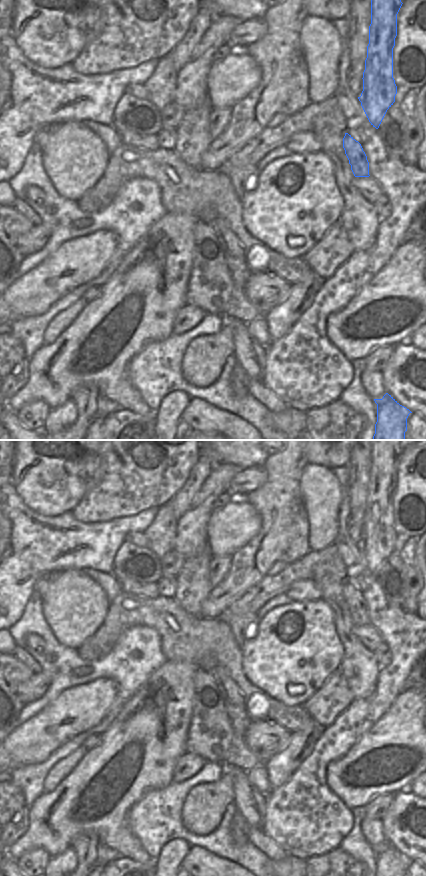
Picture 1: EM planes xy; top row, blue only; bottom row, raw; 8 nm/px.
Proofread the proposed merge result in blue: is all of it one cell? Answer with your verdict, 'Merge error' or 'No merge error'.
Merge error

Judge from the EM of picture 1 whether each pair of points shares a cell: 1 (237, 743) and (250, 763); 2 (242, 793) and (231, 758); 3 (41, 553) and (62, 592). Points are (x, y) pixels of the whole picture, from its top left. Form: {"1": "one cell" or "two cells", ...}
{"1": "one cell", "2": "two cells", "3": "two cells"}

